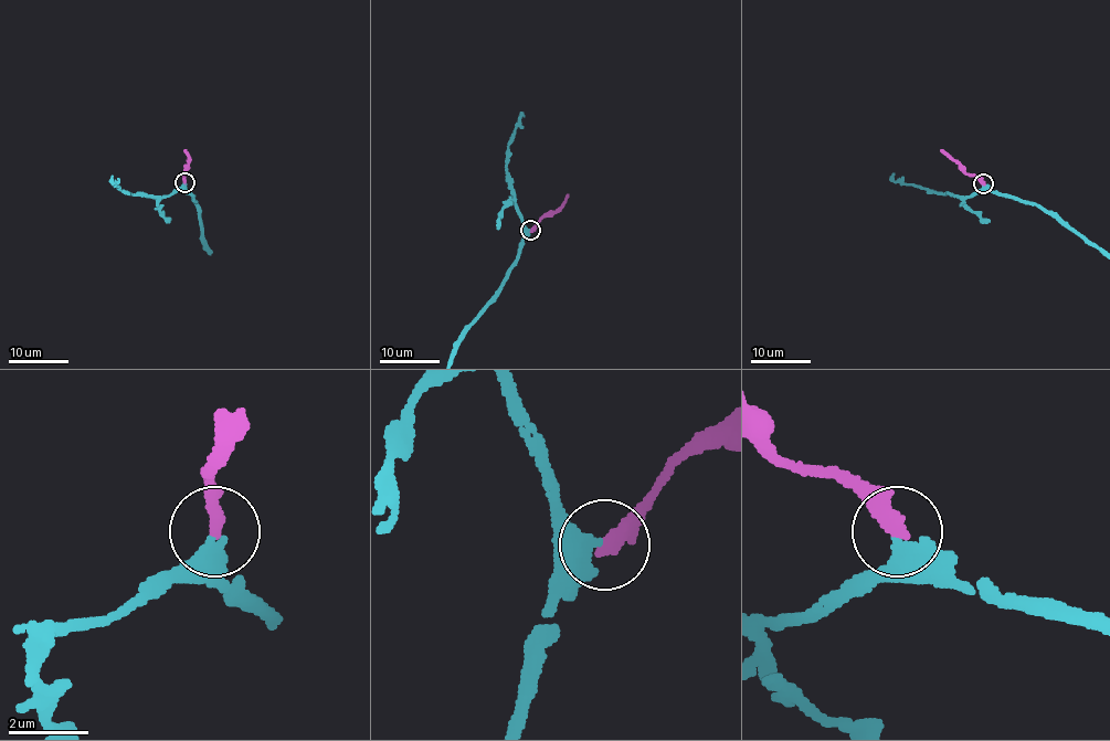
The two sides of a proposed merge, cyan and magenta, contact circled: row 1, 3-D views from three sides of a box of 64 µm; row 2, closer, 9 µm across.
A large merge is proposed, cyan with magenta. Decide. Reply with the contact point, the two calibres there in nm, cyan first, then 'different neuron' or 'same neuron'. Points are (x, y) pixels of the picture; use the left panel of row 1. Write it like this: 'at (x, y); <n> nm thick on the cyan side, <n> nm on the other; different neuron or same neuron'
at (184, 182); 400 nm thick on the cyan side, 360 nm on the other; same neuron

